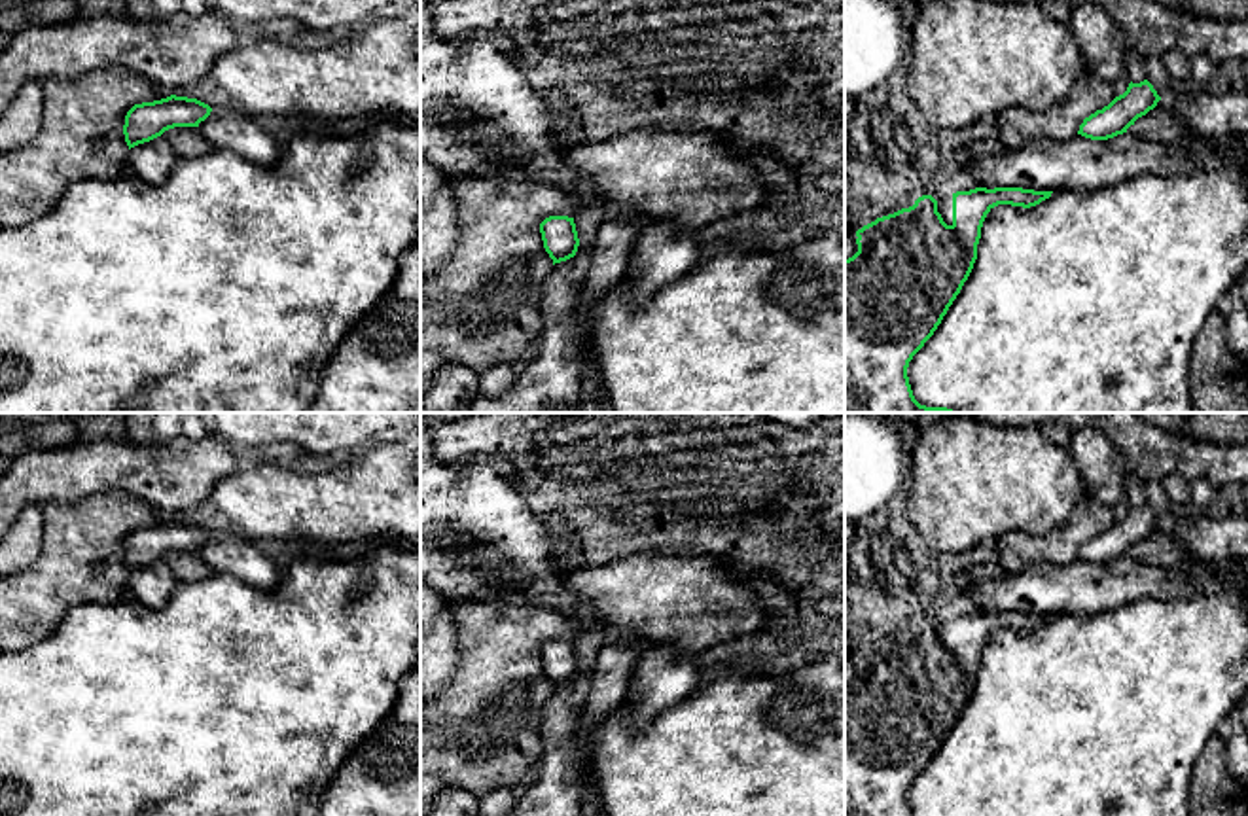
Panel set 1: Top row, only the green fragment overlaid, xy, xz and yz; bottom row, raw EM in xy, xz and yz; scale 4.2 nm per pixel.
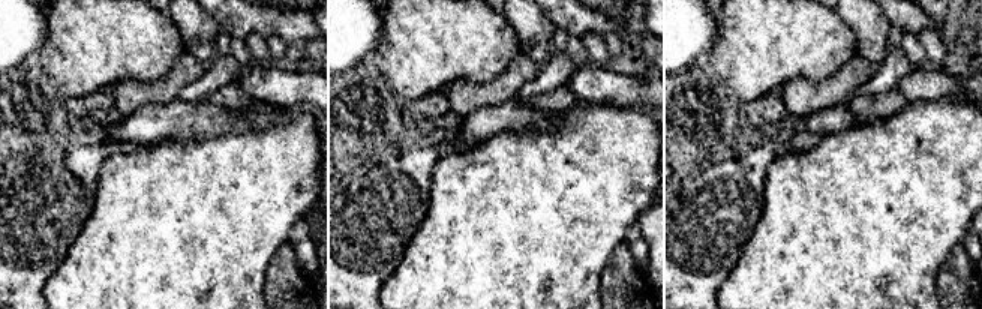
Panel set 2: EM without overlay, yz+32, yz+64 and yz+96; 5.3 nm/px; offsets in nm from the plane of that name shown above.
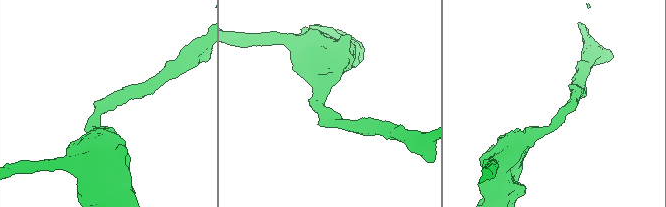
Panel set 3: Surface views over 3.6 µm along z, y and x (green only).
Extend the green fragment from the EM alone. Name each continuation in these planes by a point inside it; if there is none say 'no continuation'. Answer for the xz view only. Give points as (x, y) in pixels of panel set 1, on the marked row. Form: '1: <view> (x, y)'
no continuation

